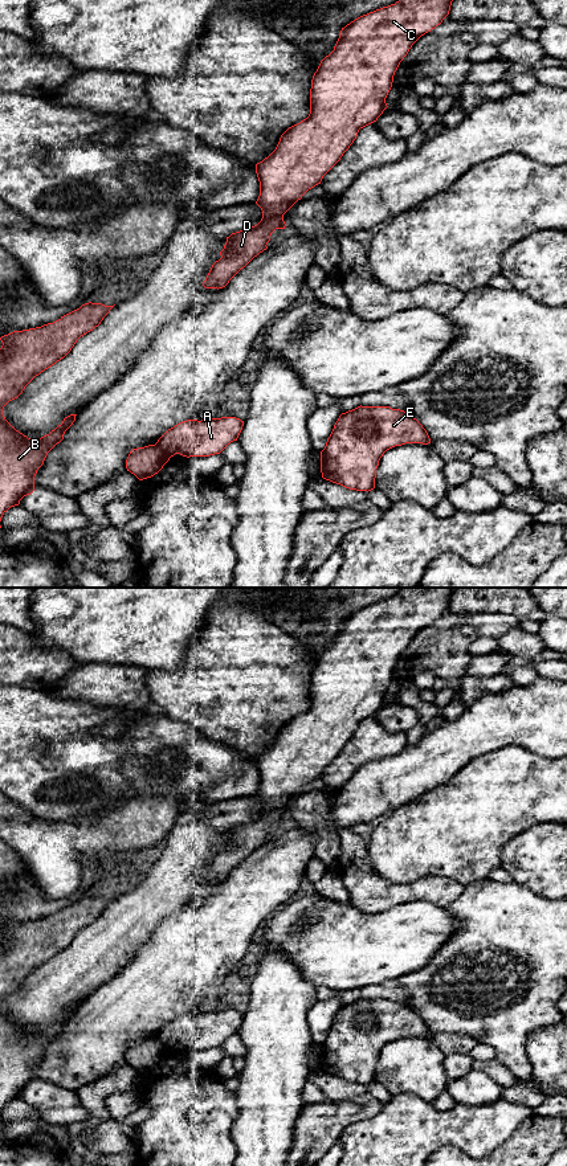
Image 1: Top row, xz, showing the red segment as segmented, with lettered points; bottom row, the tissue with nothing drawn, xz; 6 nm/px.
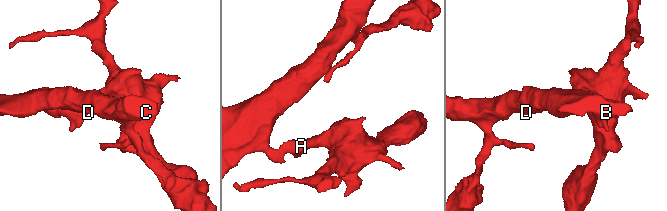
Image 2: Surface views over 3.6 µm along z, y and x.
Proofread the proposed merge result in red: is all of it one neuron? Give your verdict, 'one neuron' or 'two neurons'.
two neurons

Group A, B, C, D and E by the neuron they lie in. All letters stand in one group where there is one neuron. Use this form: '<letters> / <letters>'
A E / B C D

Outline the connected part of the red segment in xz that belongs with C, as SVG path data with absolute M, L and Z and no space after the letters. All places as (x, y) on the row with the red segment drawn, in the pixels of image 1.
M399 0L363 15L339 33L334 50L326 56L311 79L310 114L289 127L276 150L256 164L260 196L256 204L262 210L261 221L227 237L221 258L216 261L203 286L223 289L254 257L268 249L276 229L285 229L284 214L302 196L321 184L323 176L340 160L358 136L360 128L374 123L388 107L386 98L393 75L412 45L435 29L449 15L453 0Z

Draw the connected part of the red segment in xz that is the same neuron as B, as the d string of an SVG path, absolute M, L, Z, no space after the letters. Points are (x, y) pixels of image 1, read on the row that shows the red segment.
M85 303L41 327L0 337L0 521L3 515L34 491L34 476L48 453L64 439L77 414L41 438L28 438L4 417L4 406L17 398L41 372L64 359L77 340L101 324L114 306Z

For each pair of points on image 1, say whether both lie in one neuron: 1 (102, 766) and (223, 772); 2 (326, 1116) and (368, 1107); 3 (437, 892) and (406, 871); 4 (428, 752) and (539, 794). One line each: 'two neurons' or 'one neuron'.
1: one neuron
2: one neuron
3: two neurons
4: two neurons

